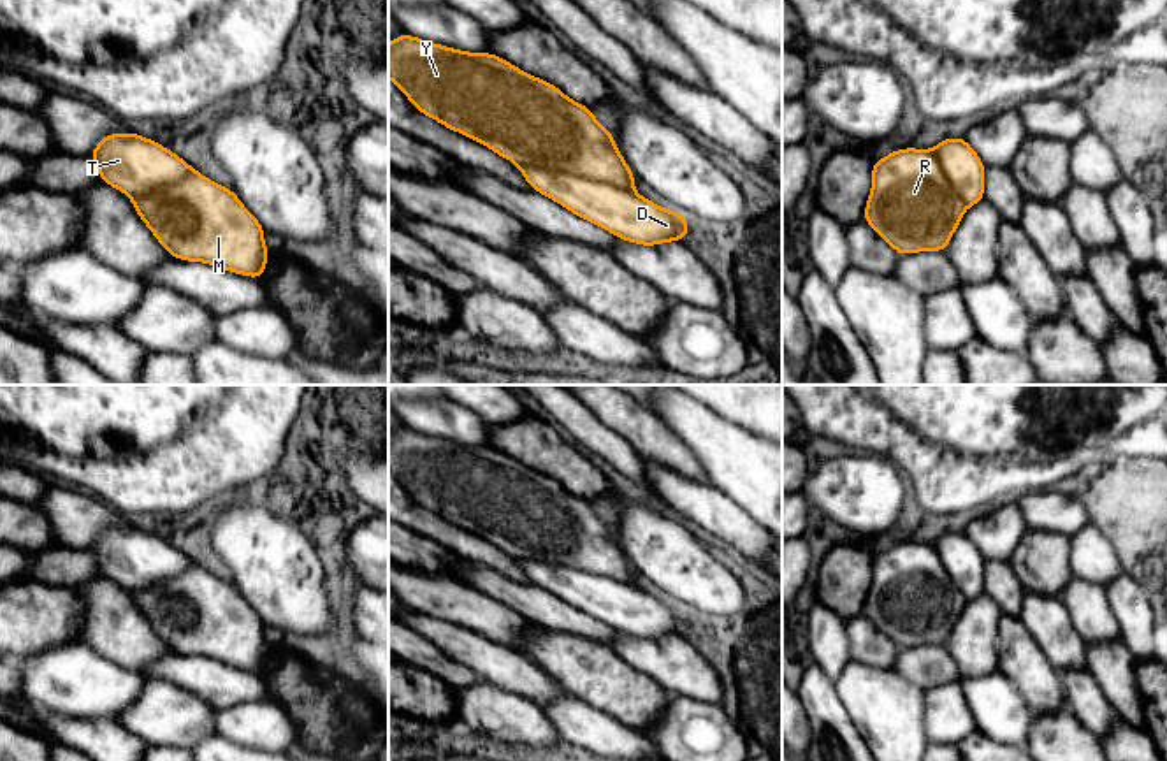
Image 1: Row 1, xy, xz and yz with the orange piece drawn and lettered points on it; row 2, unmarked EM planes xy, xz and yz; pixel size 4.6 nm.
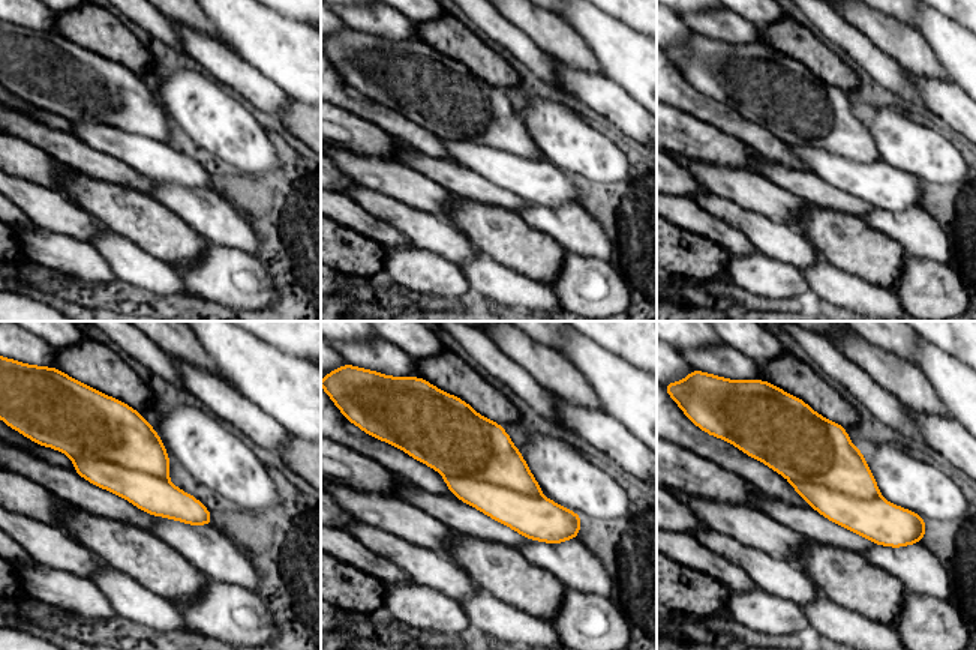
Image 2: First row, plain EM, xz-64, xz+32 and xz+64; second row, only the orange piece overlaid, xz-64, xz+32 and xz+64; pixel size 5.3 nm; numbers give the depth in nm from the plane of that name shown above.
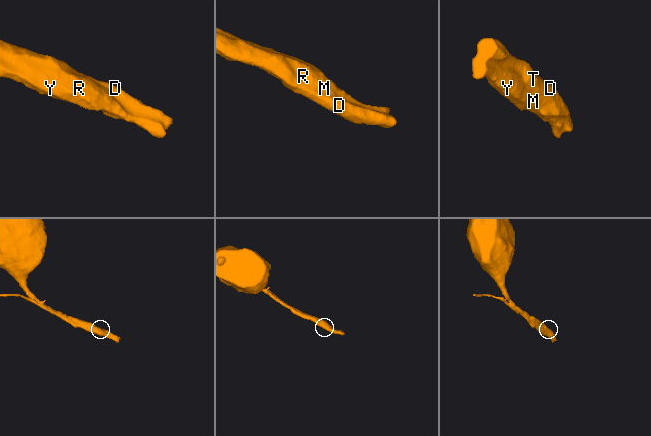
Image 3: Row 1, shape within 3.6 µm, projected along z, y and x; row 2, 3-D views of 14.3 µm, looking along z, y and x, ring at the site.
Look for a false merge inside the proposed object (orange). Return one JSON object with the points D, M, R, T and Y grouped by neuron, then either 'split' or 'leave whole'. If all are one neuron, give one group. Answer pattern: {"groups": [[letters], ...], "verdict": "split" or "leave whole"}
{"groups": [["D", "T"], ["M", "R", "Y"]], "verdict": "split"}

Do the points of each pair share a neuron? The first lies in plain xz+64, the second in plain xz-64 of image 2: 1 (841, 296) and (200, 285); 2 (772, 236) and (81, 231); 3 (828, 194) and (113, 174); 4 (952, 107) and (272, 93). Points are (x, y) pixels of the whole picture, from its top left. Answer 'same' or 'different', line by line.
1: different
2: same
3: same
4: same

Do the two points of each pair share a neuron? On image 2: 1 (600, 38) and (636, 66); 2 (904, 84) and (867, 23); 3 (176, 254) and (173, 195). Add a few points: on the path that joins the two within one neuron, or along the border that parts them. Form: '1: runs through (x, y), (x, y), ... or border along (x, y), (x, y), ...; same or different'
1: runs through (609, 39), (627, 57); same
2: border along (858, 30), (910, 72); different
3: border along (149, 194), (203, 236); different

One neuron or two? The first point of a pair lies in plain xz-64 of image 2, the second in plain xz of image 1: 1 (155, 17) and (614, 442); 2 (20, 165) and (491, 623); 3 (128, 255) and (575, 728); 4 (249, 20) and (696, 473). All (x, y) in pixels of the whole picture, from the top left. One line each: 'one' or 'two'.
1: one
2: one
3: one
4: two

